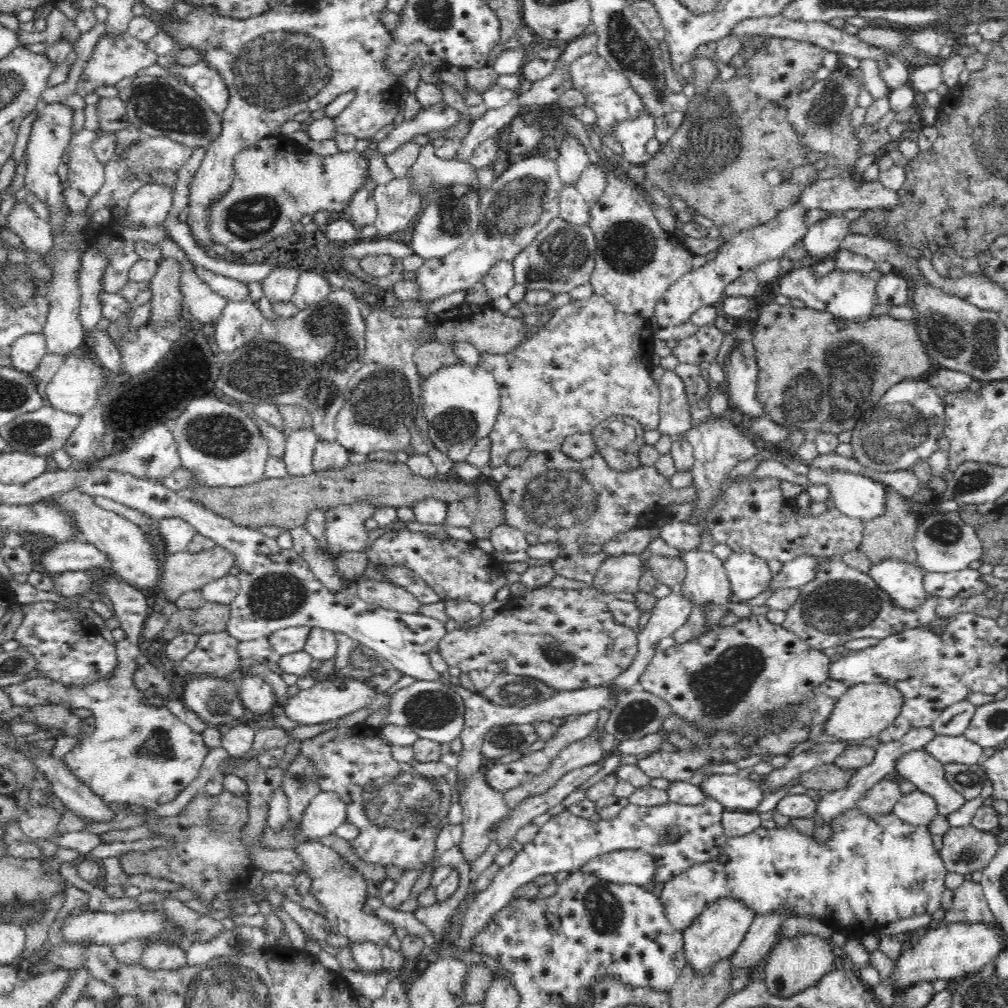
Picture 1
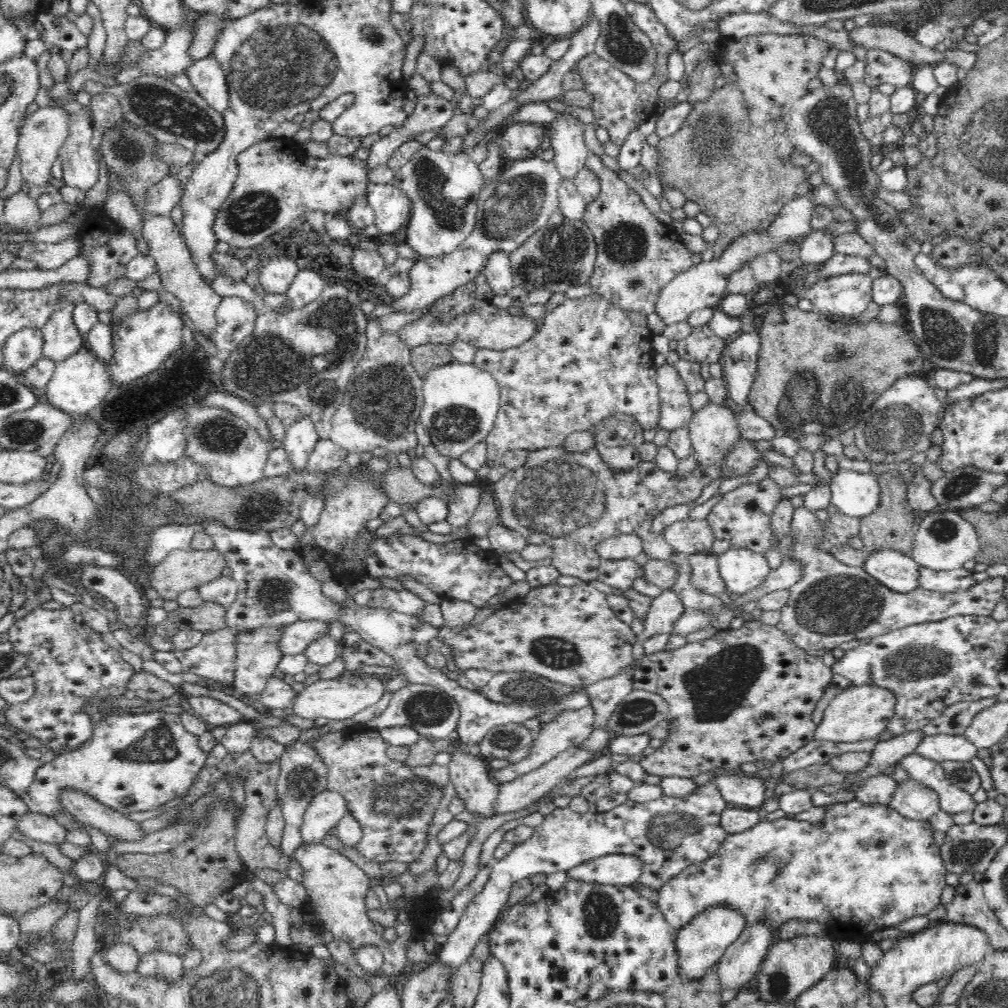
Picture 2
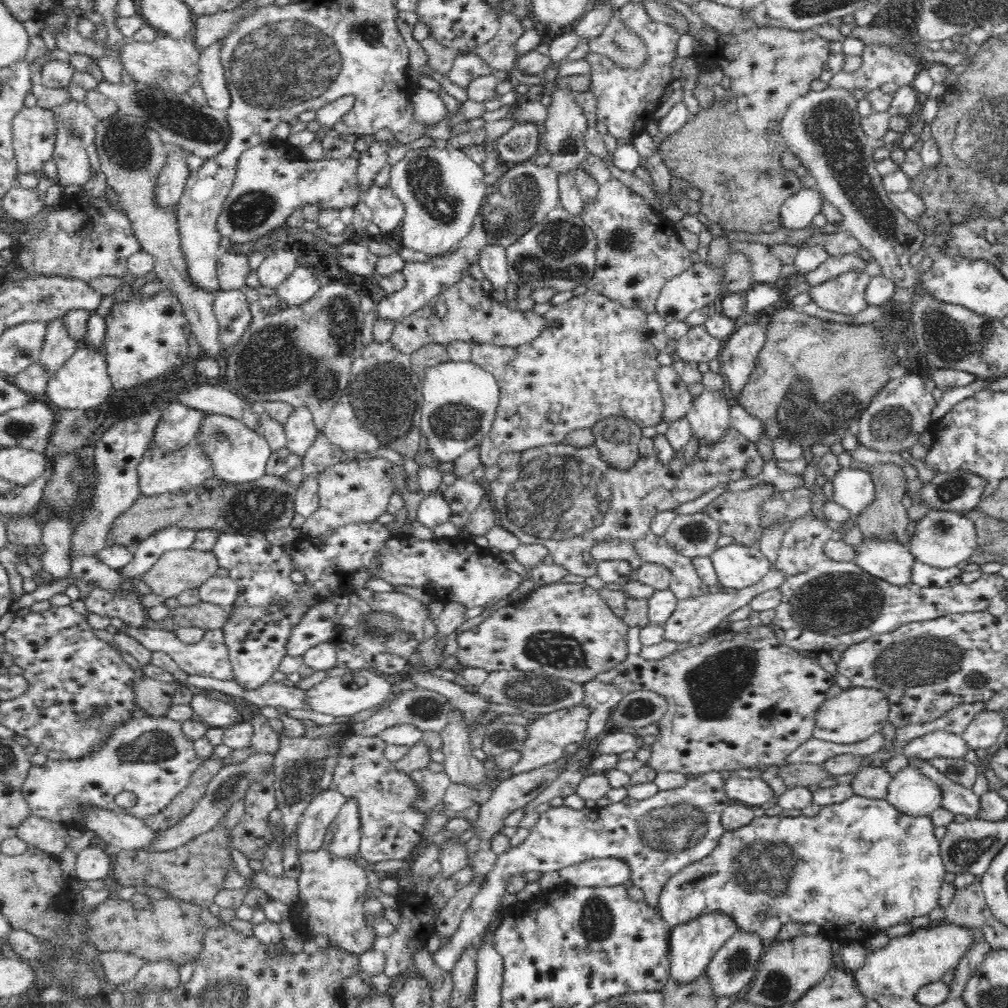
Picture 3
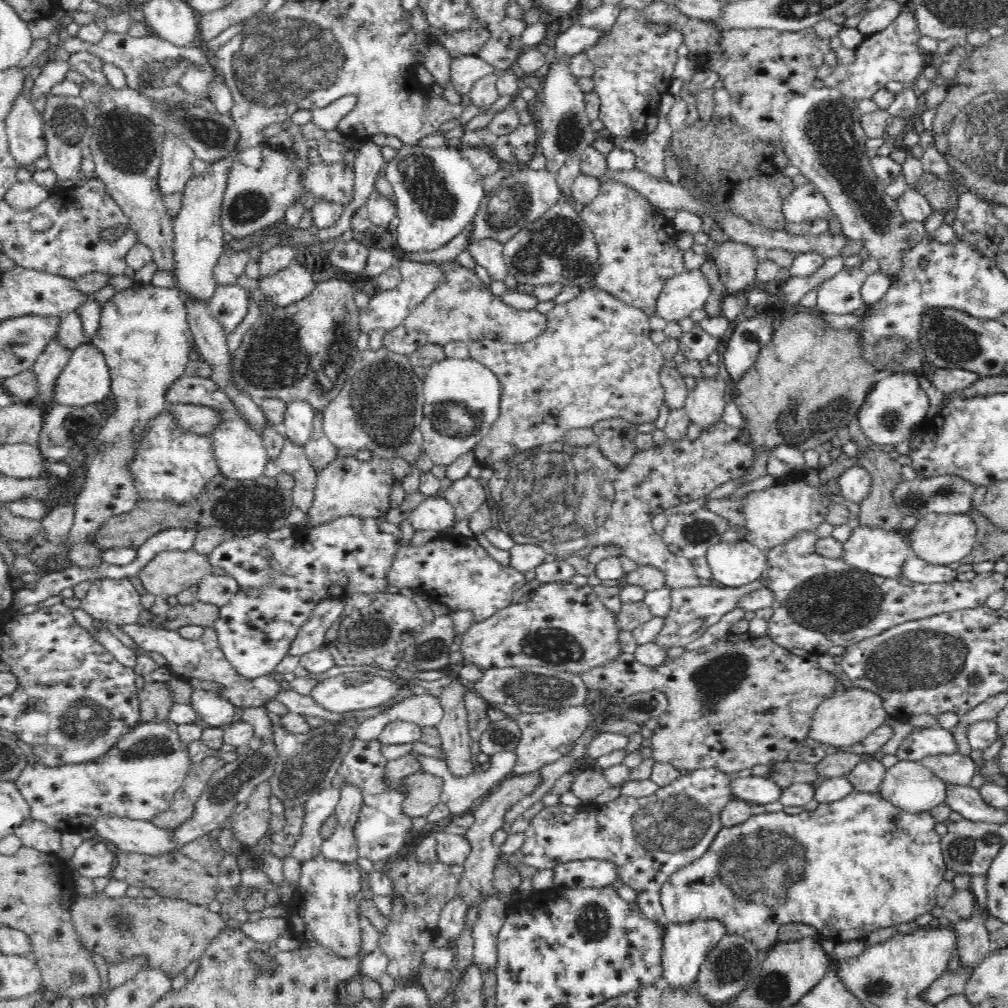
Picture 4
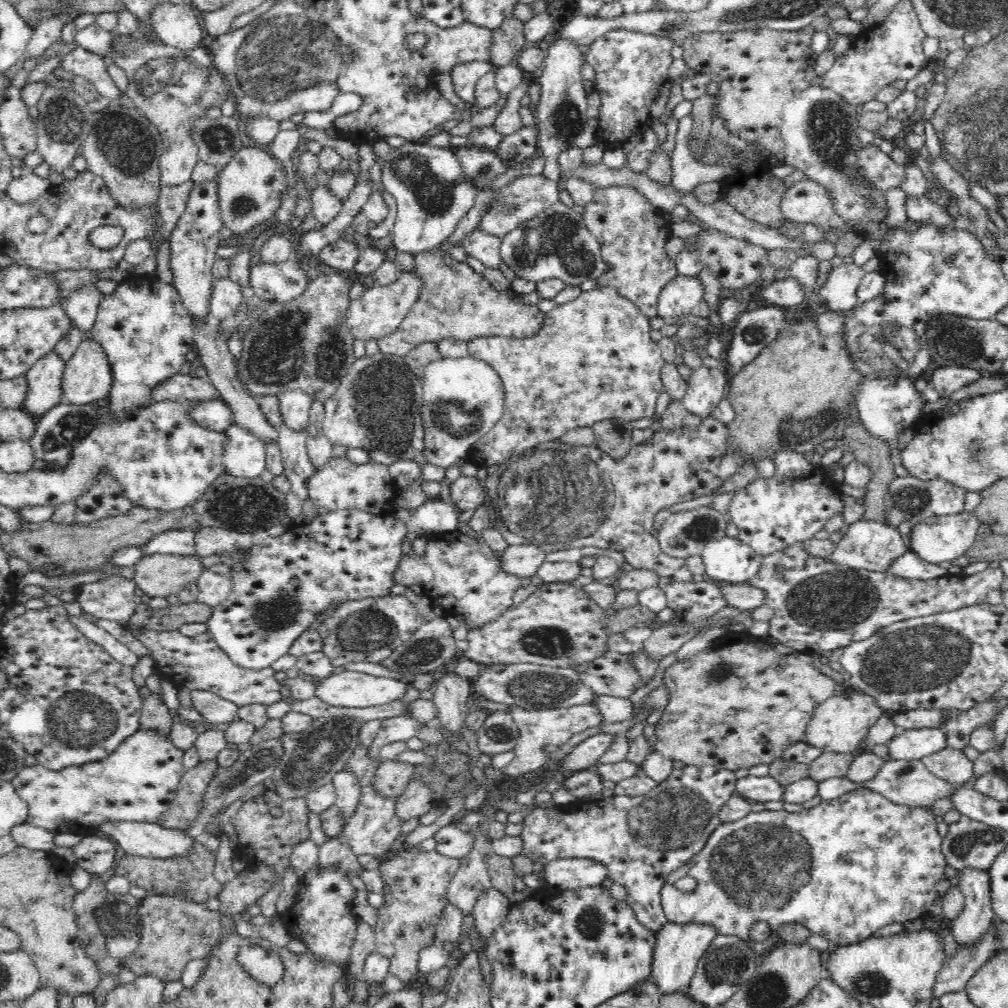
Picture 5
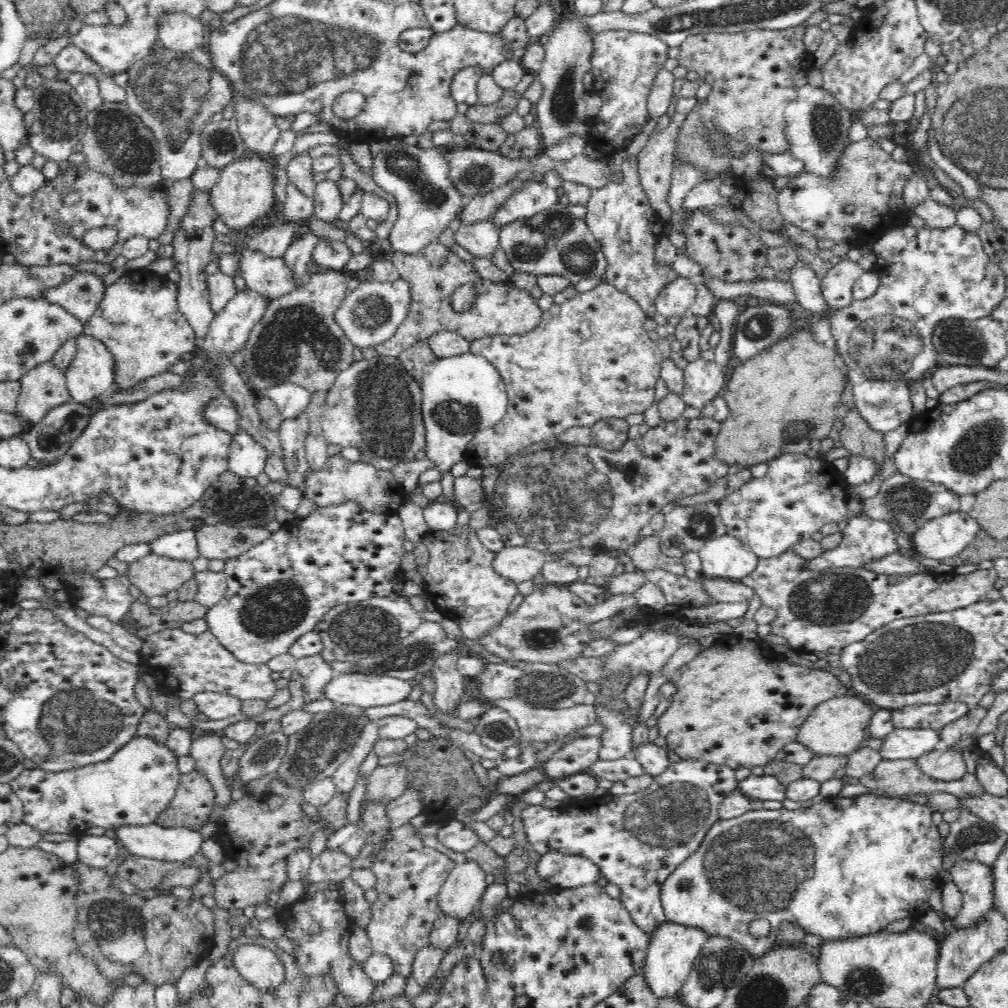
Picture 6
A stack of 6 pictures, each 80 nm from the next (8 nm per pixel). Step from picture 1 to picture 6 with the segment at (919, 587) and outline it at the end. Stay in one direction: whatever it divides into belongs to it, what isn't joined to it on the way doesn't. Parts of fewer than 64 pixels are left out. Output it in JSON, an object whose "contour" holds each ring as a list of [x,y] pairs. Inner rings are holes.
{"contour":[[[862,513],[857,517],[851,518],[848,524],[842,531],[842,538],[839,544],[813,558],[809,562],[809,567],[812,570],[826,570],[826,568],[842,568],[842,566],[852,566],[852,568],[860,568],[874,561],[881,561],[885,556],[898,552],[901,546],[898,544],[895,530],[890,526],[890,523],[885,520],[874,519],[871,516]]]}

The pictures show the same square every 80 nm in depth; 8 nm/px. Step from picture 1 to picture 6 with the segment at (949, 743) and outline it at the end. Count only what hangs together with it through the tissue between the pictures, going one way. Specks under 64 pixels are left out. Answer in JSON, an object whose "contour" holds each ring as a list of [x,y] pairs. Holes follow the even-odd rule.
{"contour":[[[898,728],[883,742],[880,751],[886,760],[917,759],[941,747],[940,732],[928,728]]]}

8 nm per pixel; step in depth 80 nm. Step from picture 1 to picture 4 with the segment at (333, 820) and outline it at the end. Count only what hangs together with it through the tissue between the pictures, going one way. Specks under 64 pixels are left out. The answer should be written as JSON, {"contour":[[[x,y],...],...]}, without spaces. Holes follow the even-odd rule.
{"contour":[[[332,786],[326,787],[310,796],[306,802],[305,817],[302,824],[300,840],[296,842],[291,854],[300,861],[312,860],[321,852],[324,837],[324,824],[335,814],[336,806],[342,800],[341,792]]]}

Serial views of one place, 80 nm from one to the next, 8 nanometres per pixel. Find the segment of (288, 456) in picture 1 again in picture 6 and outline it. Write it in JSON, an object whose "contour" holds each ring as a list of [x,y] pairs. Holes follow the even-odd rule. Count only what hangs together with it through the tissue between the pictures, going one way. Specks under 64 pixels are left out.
{"contour":[[[282,383],[266,390],[267,395],[277,404],[284,420],[297,419],[305,414],[310,404],[312,393],[292,383]]]}

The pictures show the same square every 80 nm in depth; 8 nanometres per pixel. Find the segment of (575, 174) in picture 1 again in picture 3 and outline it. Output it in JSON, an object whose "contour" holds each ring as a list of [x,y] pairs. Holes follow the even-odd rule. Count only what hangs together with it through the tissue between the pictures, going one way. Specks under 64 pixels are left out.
{"contour":[[[556,86],[556,89],[549,93],[549,98],[546,100],[549,107],[549,117],[542,124],[542,130],[544,130],[542,131],[542,137],[546,142],[546,148],[552,154],[549,165],[559,174],[566,174],[576,170],[581,166],[583,158],[586,158],[586,155],[589,154],[584,145],[586,130],[589,127],[587,125],[587,116],[574,101],[574,93],[572,92],[572,90]]]}

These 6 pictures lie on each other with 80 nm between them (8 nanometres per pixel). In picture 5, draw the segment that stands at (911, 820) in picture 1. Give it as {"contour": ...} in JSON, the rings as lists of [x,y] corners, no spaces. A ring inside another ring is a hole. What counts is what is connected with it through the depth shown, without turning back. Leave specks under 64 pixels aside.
{"contour":[[[892,759],[882,765],[879,773],[865,787],[878,792],[893,804],[907,808],[931,808],[936,800],[950,797],[956,785],[932,774],[921,760]]]}

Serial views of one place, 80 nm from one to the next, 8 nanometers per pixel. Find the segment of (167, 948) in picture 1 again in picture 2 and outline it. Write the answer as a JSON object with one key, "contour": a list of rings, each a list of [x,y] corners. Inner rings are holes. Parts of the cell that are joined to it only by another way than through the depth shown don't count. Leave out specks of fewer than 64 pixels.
{"contour":[[[151,951],[146,955],[139,956],[137,971],[142,976],[161,974],[168,980],[178,980],[185,970],[183,957],[179,954],[170,954],[164,951]]]}

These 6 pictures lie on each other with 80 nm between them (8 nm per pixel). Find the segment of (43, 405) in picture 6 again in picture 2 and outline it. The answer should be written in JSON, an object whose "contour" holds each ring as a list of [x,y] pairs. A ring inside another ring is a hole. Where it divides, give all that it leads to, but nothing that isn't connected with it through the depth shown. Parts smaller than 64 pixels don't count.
{"contour":[[[62,300],[59,310],[50,316],[50,320],[43,328],[43,356],[51,358],[54,362],[60,363],[85,348],[82,335],[78,333],[74,321],[75,306],[76,302]]]}

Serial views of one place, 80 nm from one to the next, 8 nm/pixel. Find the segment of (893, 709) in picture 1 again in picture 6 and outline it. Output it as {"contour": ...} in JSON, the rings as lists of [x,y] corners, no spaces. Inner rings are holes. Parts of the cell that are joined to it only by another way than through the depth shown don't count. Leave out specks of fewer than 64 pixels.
{"contour":[[[850,691],[845,696],[822,702],[811,712],[809,720],[806,720],[806,724],[798,732],[797,742],[807,746],[815,756],[849,755],[860,746],[865,745],[868,738],[867,728],[874,718],[875,712],[868,704],[868,700],[857,695]]]}

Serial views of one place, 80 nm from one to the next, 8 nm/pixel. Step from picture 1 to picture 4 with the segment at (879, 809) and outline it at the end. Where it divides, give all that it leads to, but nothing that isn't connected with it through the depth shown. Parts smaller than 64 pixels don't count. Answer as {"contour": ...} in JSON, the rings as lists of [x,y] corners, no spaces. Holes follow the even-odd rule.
{"contour":[[[866,759],[860,761],[846,777],[853,784],[856,792],[881,794],[881,784],[886,771],[887,768],[880,761]]]}

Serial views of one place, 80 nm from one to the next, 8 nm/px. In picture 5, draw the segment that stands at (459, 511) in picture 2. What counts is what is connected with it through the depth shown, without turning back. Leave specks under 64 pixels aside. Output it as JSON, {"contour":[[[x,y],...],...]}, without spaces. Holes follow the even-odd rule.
{"contour":[[[460,476],[458,480],[453,481],[450,485],[450,499],[452,504],[458,507],[458,510],[476,510],[480,505],[487,504],[487,493],[484,485],[476,477]]]}

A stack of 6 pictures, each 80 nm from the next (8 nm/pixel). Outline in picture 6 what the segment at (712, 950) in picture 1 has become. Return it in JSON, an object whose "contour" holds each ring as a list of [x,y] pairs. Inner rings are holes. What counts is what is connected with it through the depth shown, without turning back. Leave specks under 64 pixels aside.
{"contour":[[[667,920],[651,934],[651,938],[643,970],[646,982],[659,999],[666,996],[677,996],[692,972],[693,964],[700,951],[706,946],[710,934],[704,932],[702,928],[676,924]]]}

